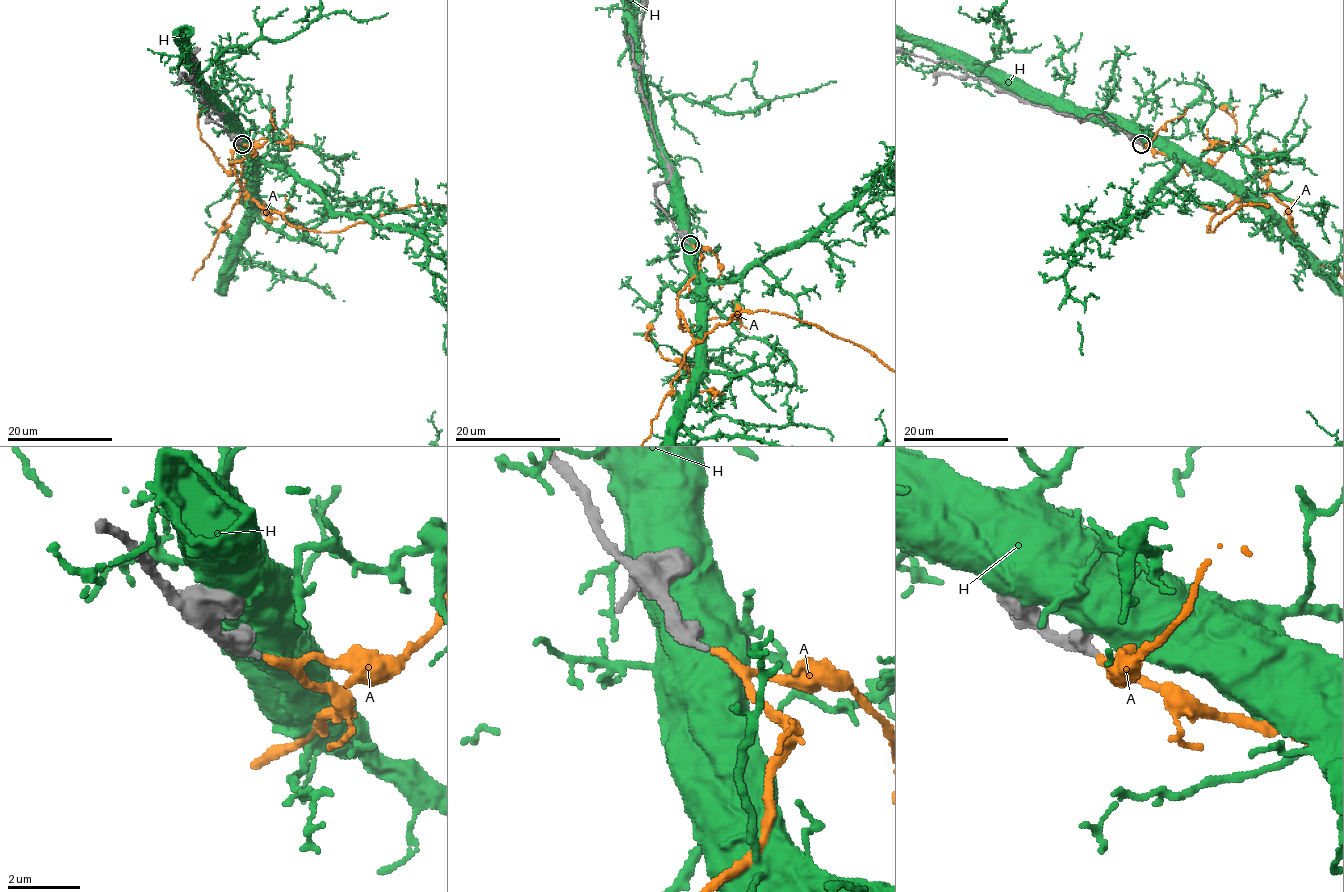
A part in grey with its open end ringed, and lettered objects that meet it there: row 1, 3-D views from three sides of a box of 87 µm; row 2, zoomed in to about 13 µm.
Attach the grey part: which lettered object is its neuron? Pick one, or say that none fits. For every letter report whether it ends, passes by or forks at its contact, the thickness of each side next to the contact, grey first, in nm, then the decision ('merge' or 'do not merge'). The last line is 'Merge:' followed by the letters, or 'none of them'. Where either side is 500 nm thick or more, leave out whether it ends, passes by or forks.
A: it ends there; 320 nm thick on the grey side, 240 nm on the other; merge
H: 550 nm thick on the grey side, 750 nm on the other; do not merge
Merge: A

